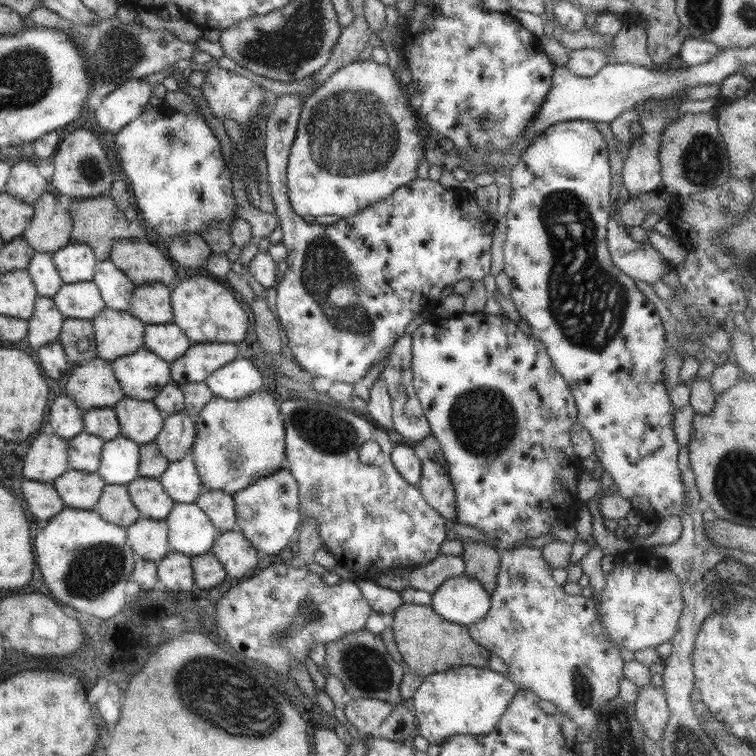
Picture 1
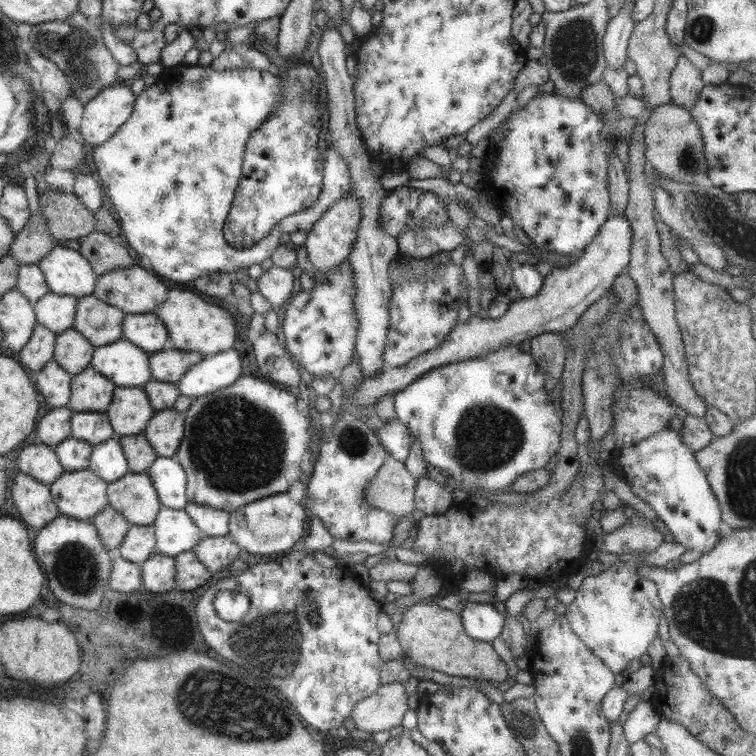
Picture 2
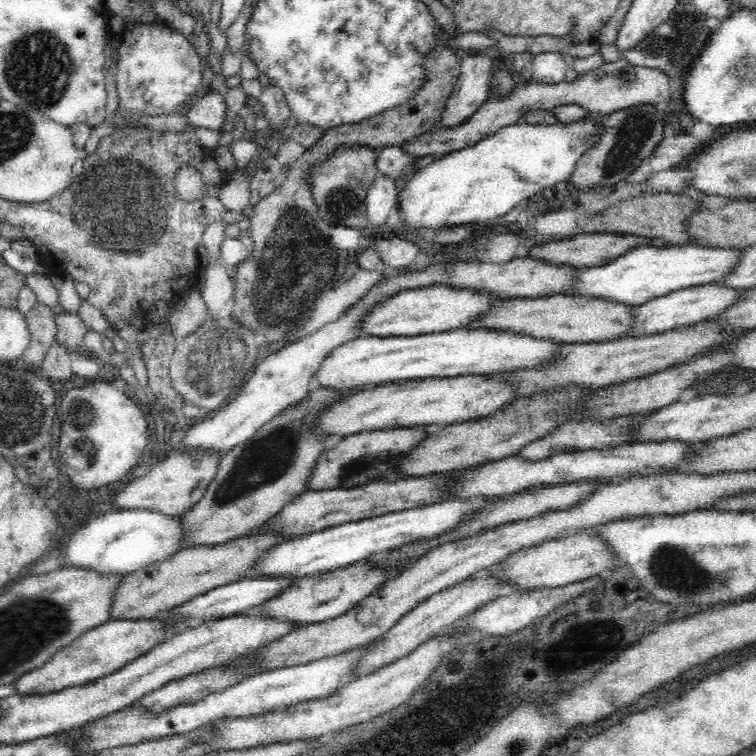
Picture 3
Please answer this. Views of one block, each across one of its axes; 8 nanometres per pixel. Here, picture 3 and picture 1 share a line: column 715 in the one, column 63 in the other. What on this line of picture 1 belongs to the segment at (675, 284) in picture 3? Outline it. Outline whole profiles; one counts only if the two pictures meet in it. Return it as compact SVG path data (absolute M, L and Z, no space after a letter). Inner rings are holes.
M68 243L52 253L57 274L65 284L89 282L93 278L96 258L87 244Z

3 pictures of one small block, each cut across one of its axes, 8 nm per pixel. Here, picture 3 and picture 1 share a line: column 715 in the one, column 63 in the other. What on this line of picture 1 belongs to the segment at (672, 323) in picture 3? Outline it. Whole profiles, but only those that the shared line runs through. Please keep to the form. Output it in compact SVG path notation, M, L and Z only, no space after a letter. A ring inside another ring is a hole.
M92 280L73 284L63 283L52 296L52 300L65 319L91 321L104 307L100 292Z

